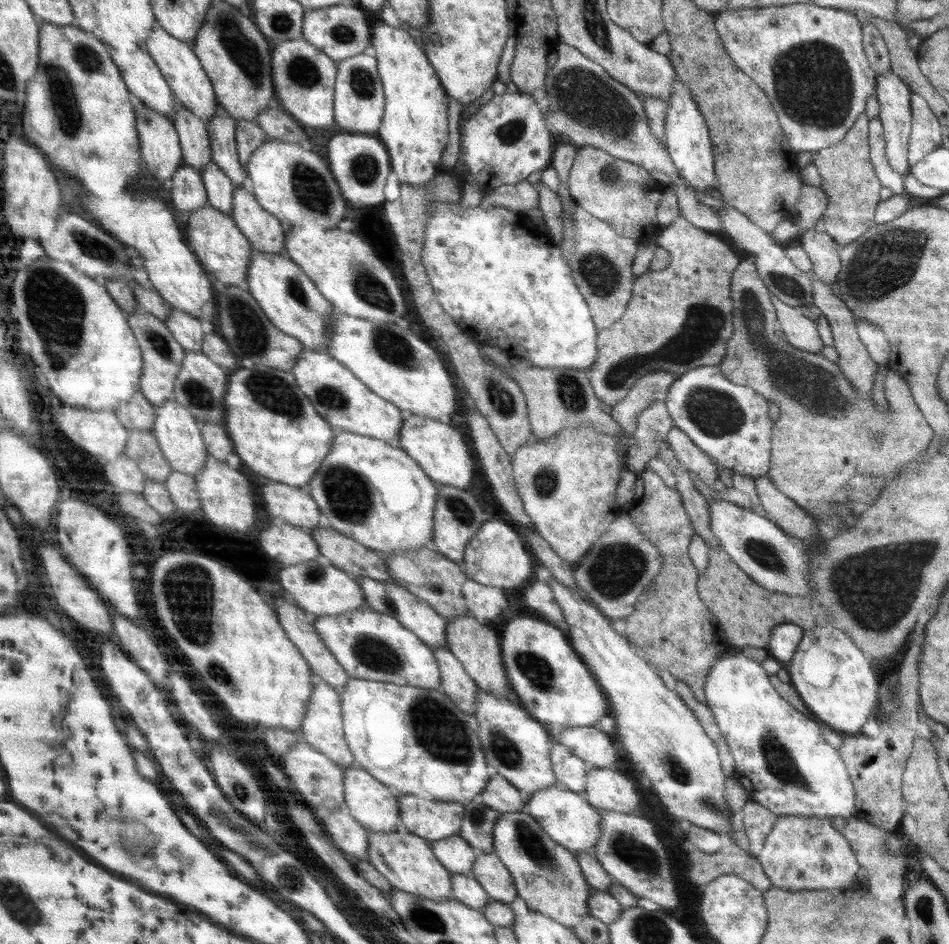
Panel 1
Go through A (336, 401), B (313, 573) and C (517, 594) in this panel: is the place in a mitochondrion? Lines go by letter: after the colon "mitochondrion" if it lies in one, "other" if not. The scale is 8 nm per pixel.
A: mitochondrion
B: mitochondrion
C: other

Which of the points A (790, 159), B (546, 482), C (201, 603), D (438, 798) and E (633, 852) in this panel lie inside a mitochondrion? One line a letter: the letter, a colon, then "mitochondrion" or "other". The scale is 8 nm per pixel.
A: other
B: mitochondrion
C: mitochondrion
D: other
E: mitochondrion

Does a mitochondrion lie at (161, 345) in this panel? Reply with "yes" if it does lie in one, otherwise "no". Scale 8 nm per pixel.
yes

